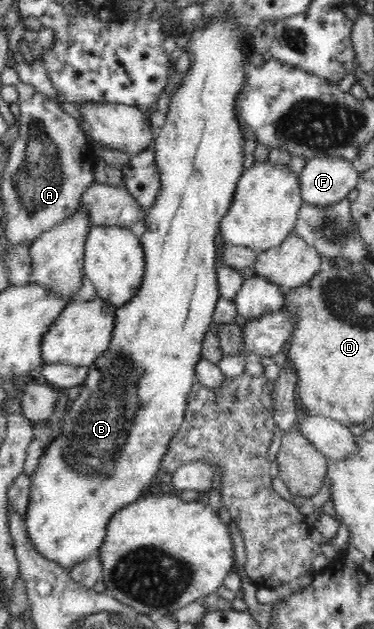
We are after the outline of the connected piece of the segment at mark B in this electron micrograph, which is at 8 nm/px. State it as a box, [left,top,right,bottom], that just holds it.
[25,19,252,568]

